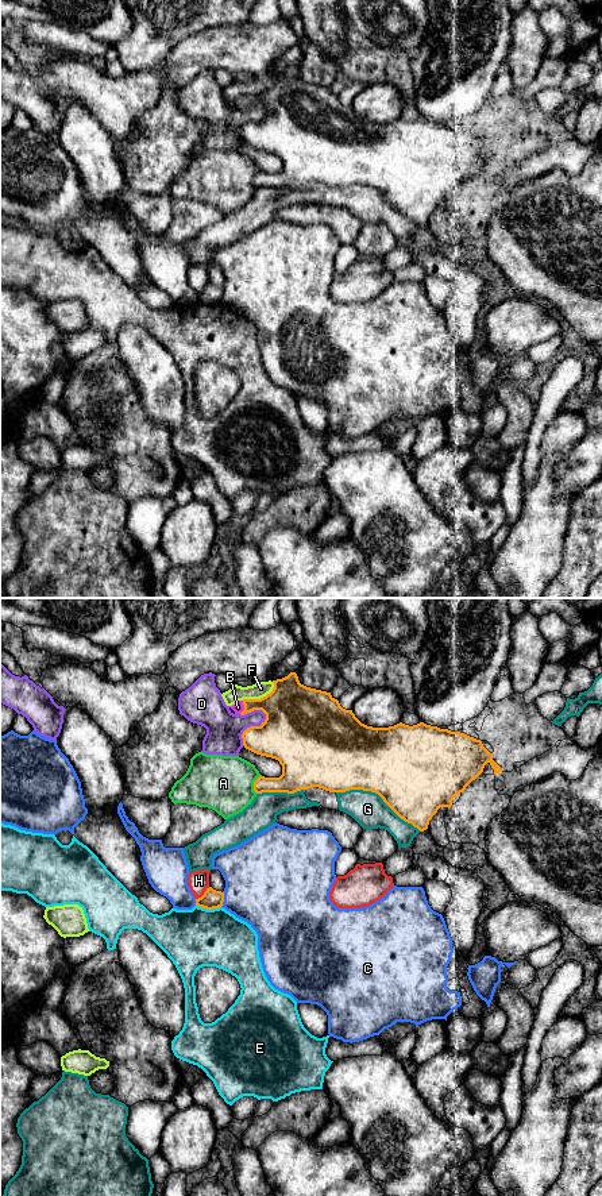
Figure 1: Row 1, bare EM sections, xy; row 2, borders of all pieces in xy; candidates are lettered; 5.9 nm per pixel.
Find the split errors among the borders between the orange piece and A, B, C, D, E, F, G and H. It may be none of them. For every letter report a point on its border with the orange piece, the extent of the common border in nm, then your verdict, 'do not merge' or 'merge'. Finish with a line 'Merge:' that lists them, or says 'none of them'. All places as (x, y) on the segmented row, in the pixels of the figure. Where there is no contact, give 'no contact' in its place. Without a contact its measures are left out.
A: meets orange in xy at (254, 784); contact 120 nm long; do not merge
B: meets orange in xy at (244, 708); contact 80 nm long; merge
C: meets orange in xy at (223, 899); contact 100 nm long; do not merge
D: meets orange in xy at (253, 726); contact 240 nm long; do not merge
E: meets orange in xy at (208, 909); contact 150 nm long; do not merge
F: meets orange in xy at (261, 698); contact 220 nm long; do not merge
G: meets orange in xy at (378, 794); contact 550 nm long; do not merge
H: meets orange in xy at (204, 894); contact 120 nm long; do not merge
Merge: B

